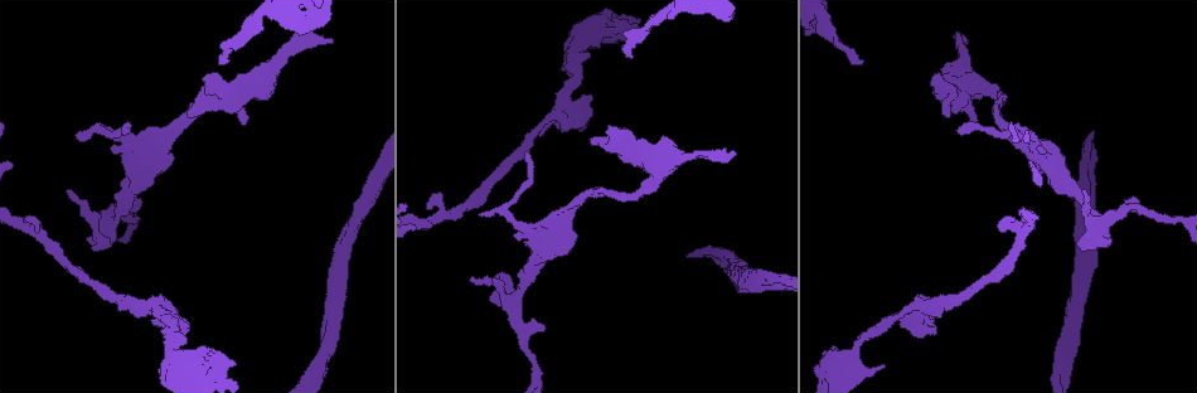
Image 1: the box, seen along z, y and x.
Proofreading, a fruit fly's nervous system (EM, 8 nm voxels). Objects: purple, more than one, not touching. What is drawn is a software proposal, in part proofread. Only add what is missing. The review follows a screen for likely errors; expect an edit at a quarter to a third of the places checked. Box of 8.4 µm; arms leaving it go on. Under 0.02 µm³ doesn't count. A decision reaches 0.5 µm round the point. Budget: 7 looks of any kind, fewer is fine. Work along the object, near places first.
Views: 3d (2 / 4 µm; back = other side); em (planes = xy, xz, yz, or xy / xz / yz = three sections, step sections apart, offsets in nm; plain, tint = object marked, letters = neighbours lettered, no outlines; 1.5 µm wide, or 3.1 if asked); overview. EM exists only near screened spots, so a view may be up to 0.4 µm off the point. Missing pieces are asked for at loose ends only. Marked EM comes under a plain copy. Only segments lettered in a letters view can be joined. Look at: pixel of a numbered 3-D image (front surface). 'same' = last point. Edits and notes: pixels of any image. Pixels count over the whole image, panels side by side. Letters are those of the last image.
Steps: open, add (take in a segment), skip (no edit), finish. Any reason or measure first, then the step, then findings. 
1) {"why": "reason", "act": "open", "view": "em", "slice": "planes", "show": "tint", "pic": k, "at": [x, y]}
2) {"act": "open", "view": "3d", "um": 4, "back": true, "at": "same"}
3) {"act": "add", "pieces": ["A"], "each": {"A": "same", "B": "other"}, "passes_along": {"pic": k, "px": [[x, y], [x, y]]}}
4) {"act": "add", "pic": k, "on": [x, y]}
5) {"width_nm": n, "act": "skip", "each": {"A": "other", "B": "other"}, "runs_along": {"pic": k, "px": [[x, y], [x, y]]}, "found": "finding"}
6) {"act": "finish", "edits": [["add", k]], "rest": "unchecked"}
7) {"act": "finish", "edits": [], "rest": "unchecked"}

{"why": "free end", "act": "open", "view": "em", "slice": "planes", "show": "letters", "pic": 1, "at": [332, 42]}

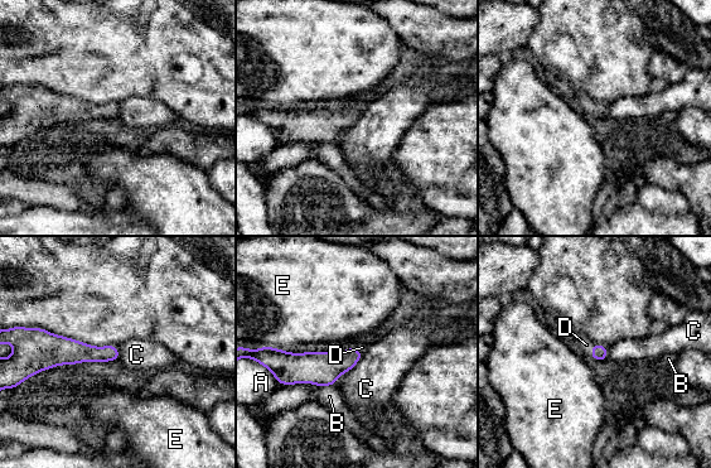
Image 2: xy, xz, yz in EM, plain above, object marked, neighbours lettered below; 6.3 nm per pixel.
{"act": "add", "pieces": ["D"], "each": {"A": "other", "B": "other", "C": "other", "D": "same", "E": "other"}, "passes_along": {"pic": 2, "px": [[599, 352], [593, 350], [586, 345]]}, "found": "it goes on there"}

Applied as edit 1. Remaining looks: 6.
{"why": "free end", "act": "open", "view": "em", "slice": "yz", "step": 8, "show": "tint", "pic": 1, "at": [626, 57]}

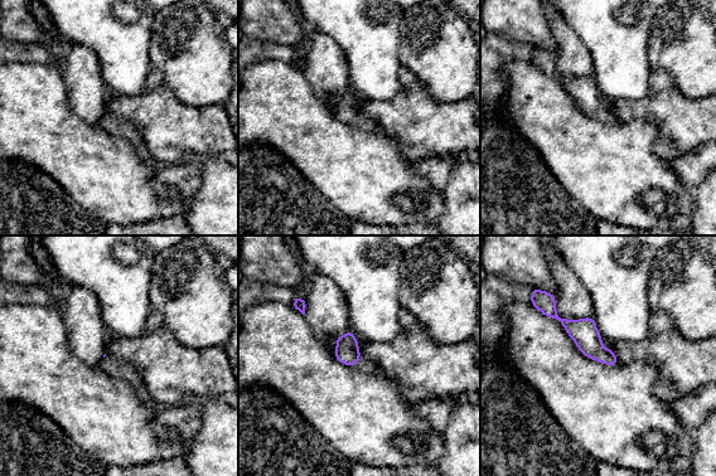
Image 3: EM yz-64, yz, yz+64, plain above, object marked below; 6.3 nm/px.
{"why": "another direction", "act": "open", "view": "em", "slice": "planes", "show": "letters", "at": "same"}

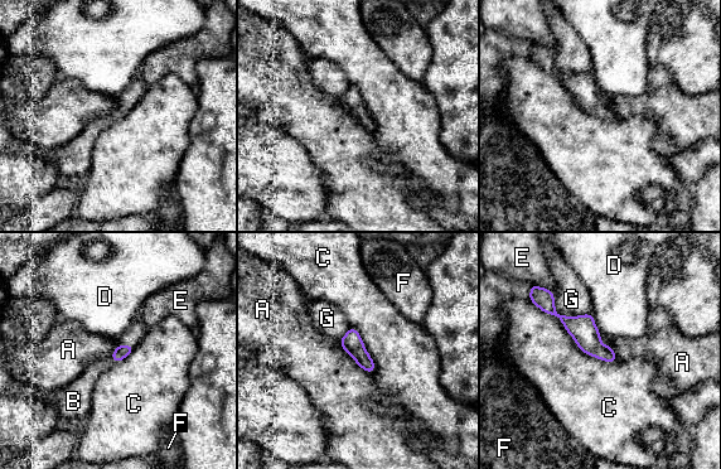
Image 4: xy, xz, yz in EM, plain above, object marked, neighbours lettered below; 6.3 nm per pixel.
{"act": "add", "pieces": ["B"], "each": {"A": "other", "B": "same", "C": "other", "D": "other", "E": "other", "F": "other", "G": "other"}, "passes_along": {"pic": 4, "px": [[121, 352], [112, 358], [83, 385]]}, "found": "it goes on there"}

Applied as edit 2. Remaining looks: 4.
{"why": "free end", "act": "open", "view": "em", "slice": "planes", "show": "letters", "pic": 1, "at": [885, 364]}

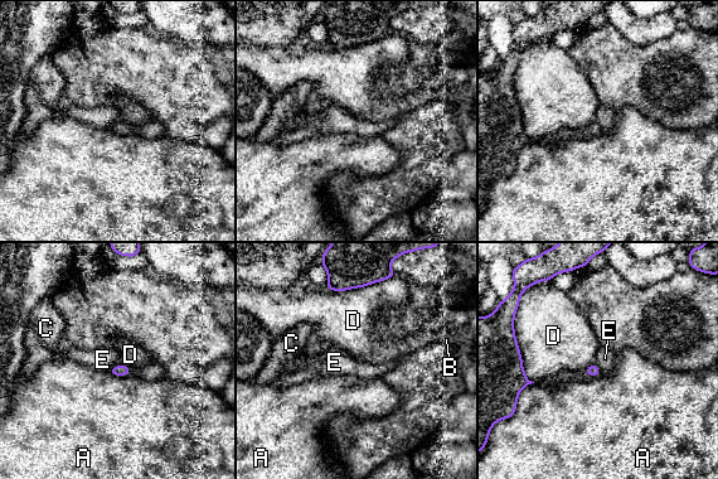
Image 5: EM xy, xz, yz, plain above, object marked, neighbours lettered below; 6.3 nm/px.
{"act": "skip", "each": {"A": "other", "B": "other", "C": "other", "D": "other", "E": "other"}, "border": {"pic": 5, "px": [[121, 363], [107, 371]]}, "found": "none of them fits"}

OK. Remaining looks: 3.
{"act": "finish", "edits": [["add", 2], ["add", 4]], "rest": "unchecked"}

